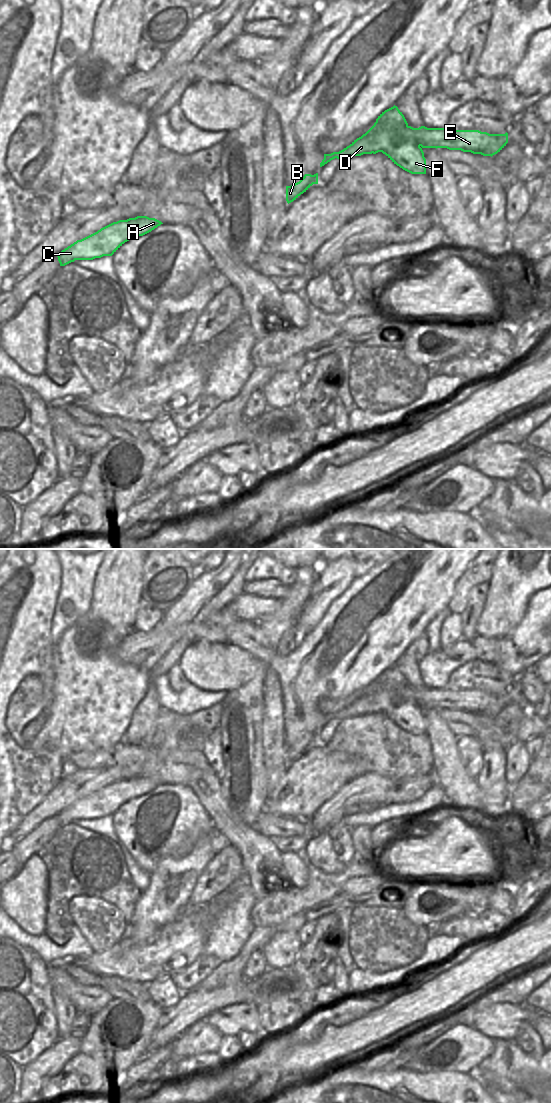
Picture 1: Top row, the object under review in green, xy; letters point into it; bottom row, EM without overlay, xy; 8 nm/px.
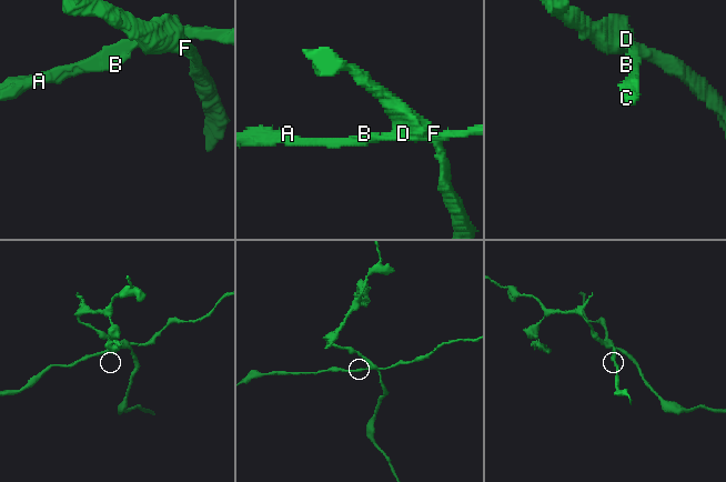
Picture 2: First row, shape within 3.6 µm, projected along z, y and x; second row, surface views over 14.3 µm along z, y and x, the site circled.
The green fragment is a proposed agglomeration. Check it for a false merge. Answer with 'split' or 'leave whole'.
split

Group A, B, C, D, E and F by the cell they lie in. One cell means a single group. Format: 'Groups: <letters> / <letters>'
Groups: A B C D E / F.

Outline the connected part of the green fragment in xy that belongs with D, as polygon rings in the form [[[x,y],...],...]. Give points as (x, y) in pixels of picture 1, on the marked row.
[[[361,136],[339,152],[324,154],[324,159],[320,163],[320,167],[324,166],[335,158],[343,160],[345,158],[361,156],[363,154],[372,154],[374,152],[382,152],[382,147],[376,143],[374,136]]]

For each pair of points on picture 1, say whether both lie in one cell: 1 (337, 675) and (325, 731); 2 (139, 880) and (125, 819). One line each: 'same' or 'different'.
1: different
2: different

